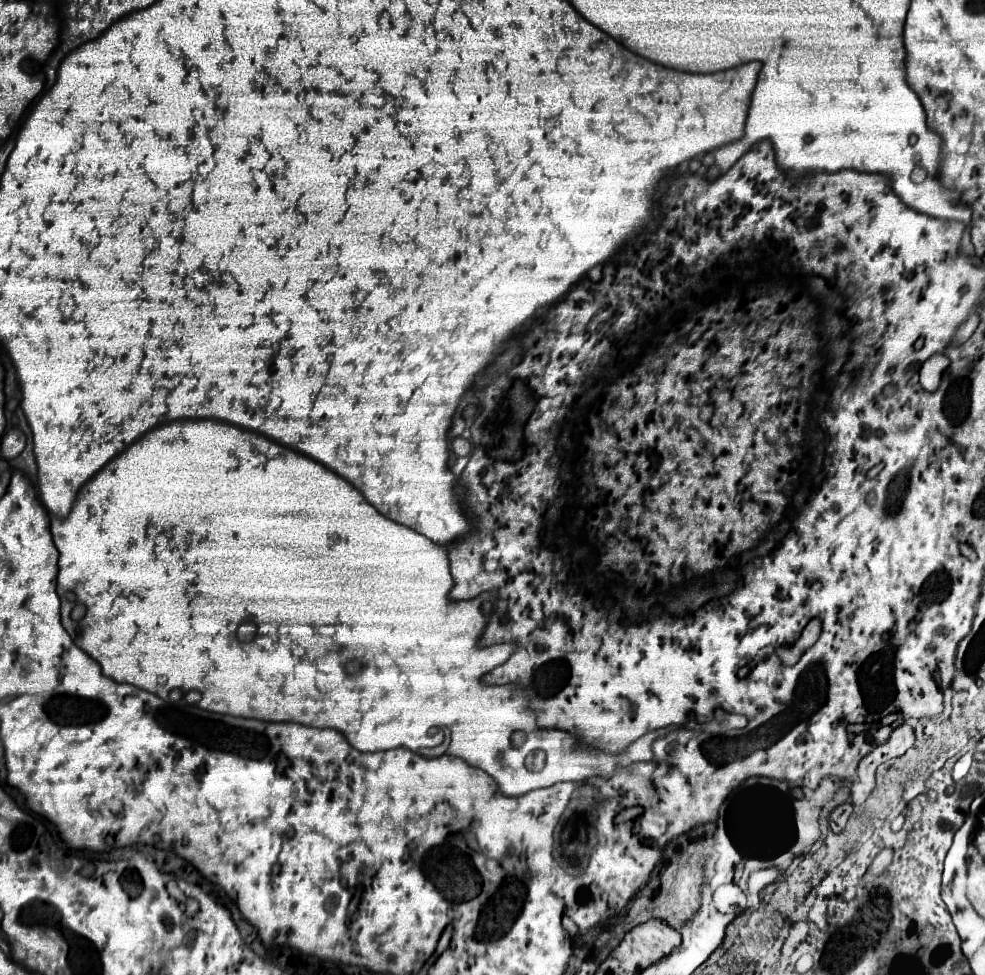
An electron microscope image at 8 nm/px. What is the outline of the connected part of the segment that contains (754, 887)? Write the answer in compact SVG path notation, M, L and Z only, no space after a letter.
M764 869L764 871L756 871L750 875L750 893L760 893L766 885L774 883L778 877L776 869Z

